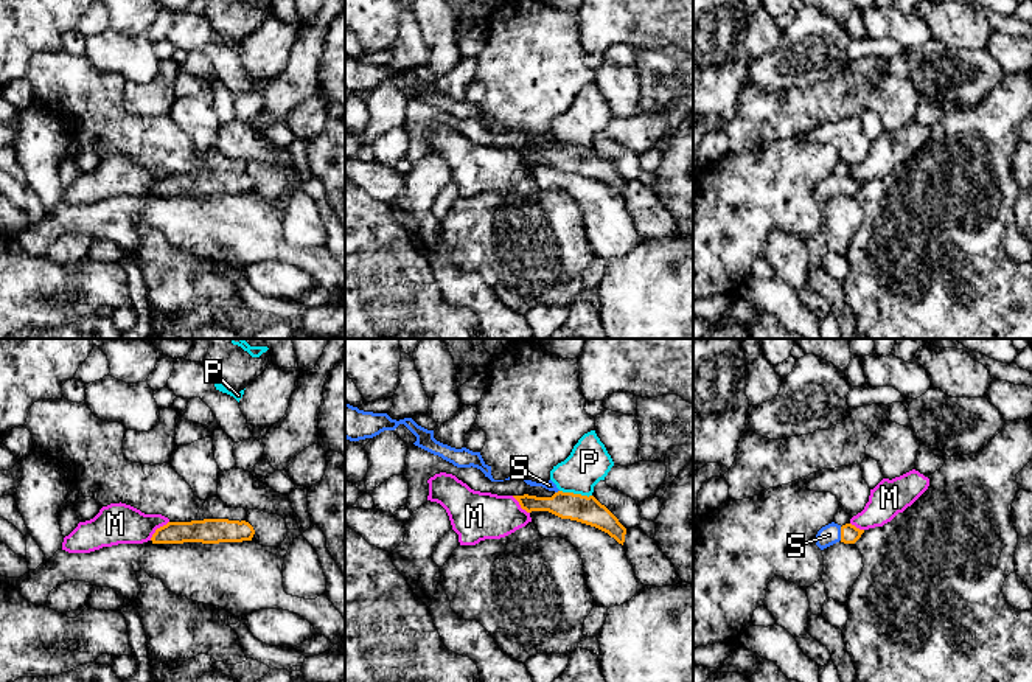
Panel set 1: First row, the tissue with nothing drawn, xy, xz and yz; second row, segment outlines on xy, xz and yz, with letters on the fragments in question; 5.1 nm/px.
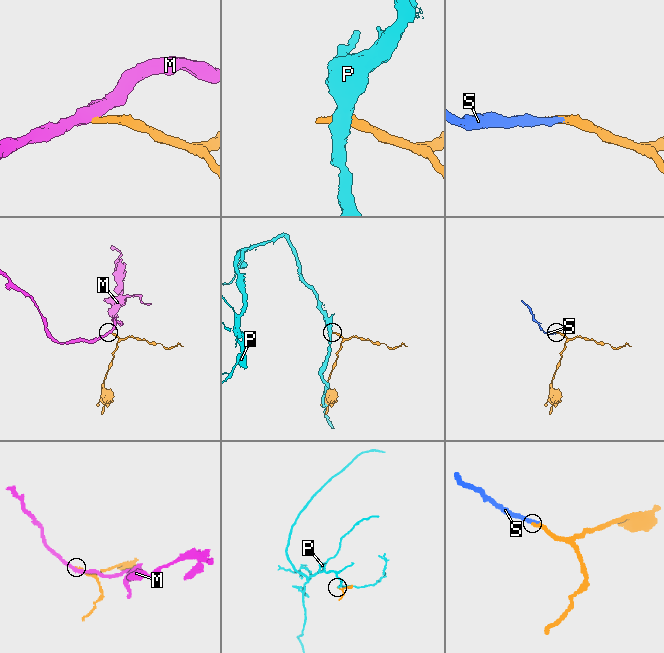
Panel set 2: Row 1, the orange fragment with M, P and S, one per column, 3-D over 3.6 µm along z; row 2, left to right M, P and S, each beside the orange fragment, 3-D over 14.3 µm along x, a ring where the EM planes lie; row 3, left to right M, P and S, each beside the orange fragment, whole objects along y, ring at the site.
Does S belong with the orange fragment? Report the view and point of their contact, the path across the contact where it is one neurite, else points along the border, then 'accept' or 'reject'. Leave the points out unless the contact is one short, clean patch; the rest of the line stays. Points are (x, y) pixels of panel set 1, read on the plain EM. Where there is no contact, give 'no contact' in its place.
contact yz (841, 185); way yz (849, 185), (841, 185), (829, 187); accept

